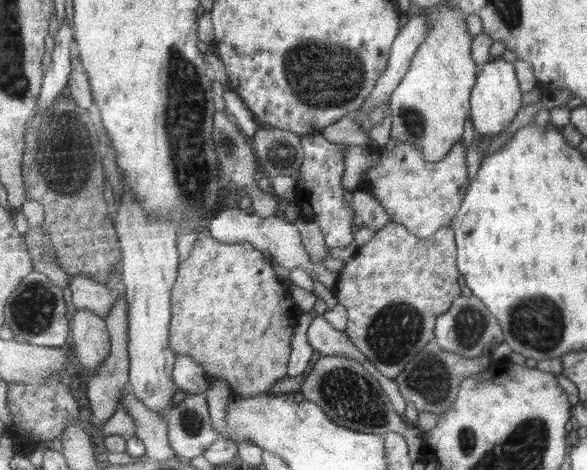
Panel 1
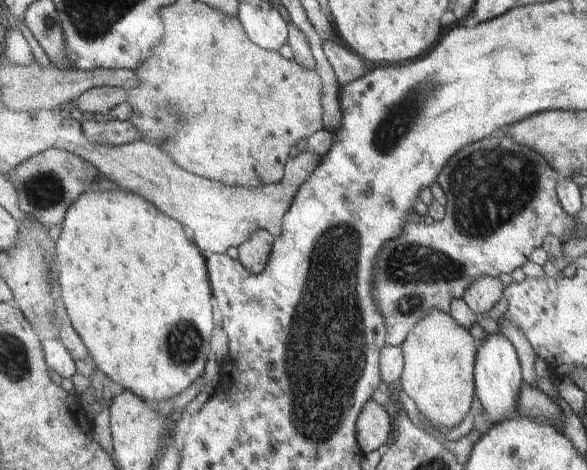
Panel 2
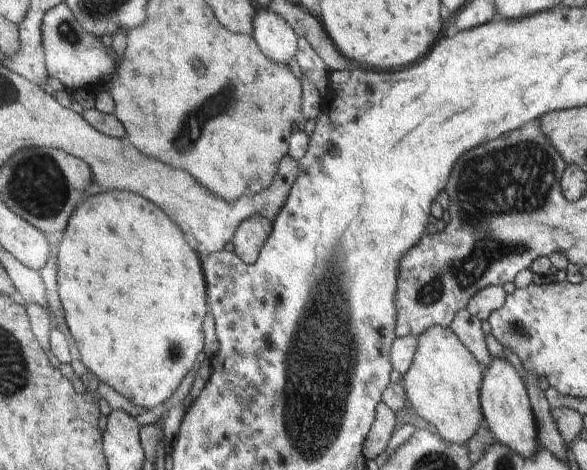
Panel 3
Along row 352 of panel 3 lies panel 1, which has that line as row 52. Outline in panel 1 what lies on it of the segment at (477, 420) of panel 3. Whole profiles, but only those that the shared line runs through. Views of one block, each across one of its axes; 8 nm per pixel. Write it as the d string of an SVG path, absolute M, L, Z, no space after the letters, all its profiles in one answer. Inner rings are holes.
M443 4L428 14L428 35L413 57L408 73L390 98L390 140L415 144L428 161L447 157L463 138L463 126L472 114L471 97L478 79L478 64L472 57L474 37L467 30L461 8Z

